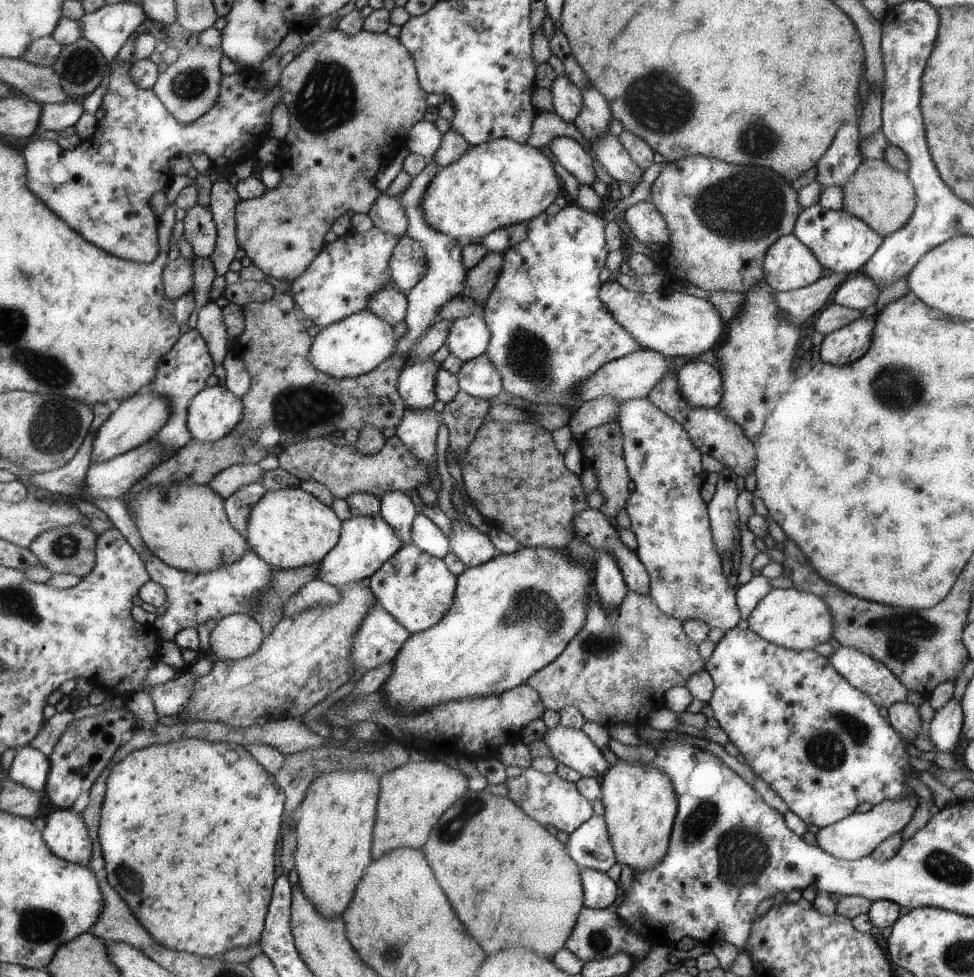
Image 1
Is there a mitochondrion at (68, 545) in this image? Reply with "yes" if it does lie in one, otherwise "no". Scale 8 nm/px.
yes

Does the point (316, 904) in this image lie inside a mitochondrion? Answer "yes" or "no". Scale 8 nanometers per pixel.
no

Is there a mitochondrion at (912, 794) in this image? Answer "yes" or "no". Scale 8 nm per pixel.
no

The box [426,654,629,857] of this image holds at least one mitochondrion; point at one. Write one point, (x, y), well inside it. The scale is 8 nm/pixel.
(451, 831)

